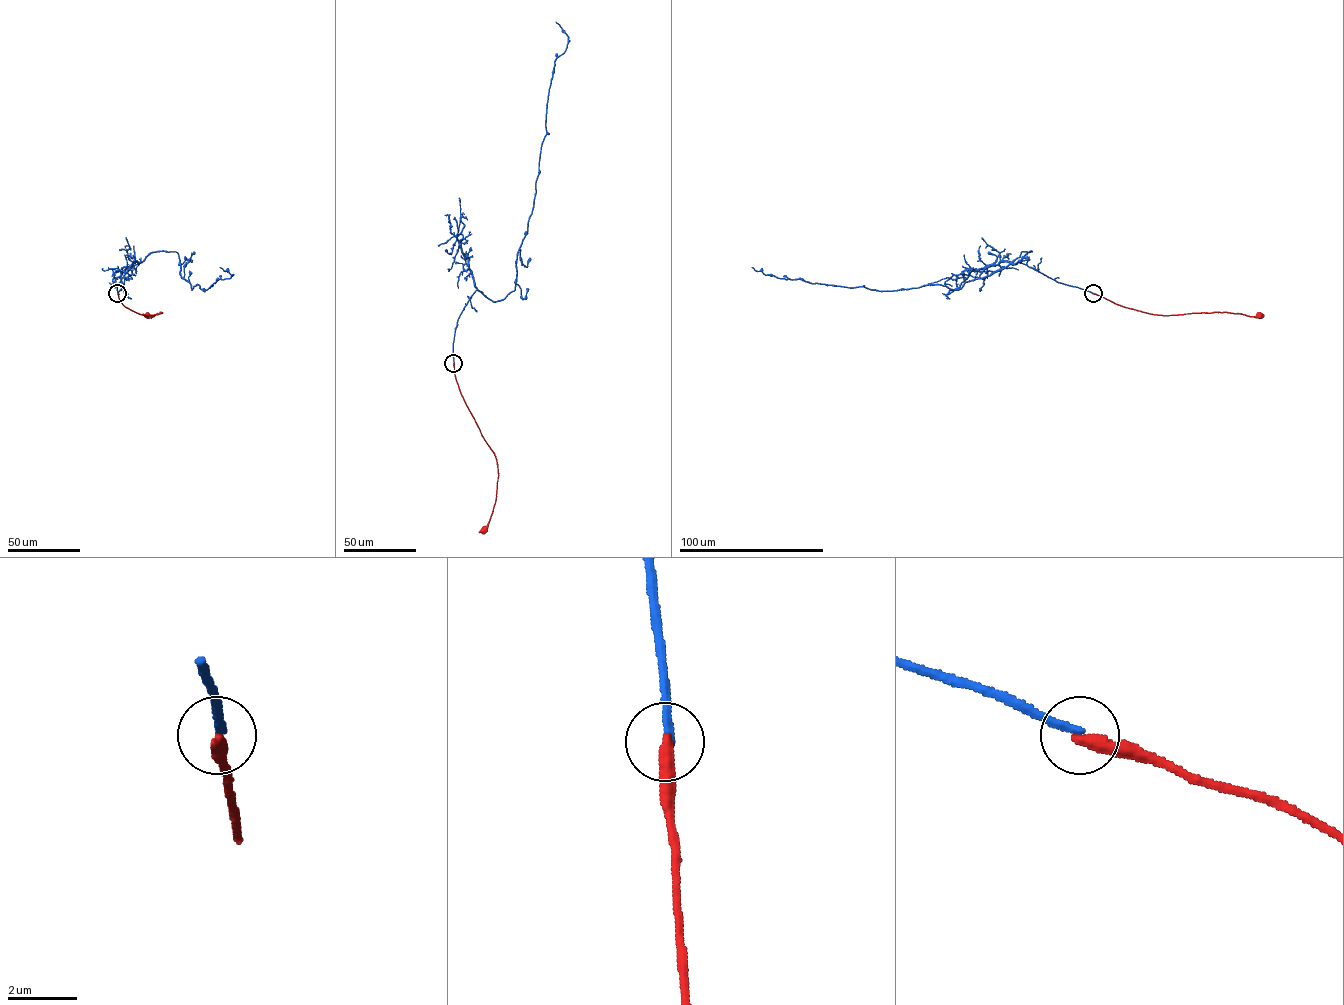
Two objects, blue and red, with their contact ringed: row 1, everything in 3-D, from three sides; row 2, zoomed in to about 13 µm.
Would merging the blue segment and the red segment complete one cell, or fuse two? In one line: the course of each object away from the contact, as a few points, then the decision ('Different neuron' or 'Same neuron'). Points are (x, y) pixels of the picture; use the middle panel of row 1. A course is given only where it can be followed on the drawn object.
Course of blue: (453, 363), (457, 319), (473, 293), (499, 301), (514, 290), (555, 60), (568, 43), (556, 21). Course of red: (453, 363), (462, 396), (497, 465), (496, 499), (489, 523), (483, 528). Different neuron

